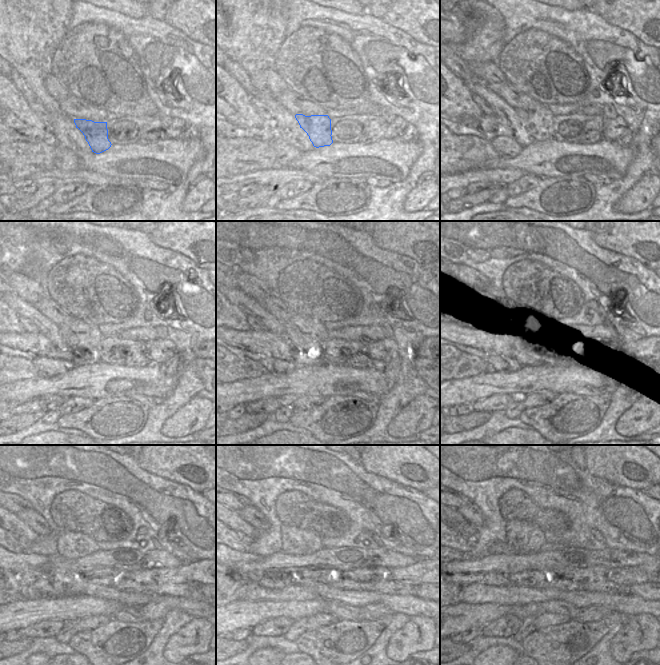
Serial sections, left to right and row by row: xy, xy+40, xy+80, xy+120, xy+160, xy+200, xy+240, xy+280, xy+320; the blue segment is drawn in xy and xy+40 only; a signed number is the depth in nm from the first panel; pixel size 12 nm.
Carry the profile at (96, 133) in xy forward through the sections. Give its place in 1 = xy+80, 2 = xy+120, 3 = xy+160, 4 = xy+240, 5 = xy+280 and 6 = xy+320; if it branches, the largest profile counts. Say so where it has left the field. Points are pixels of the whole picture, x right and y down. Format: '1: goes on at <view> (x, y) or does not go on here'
1: goes on at xy+80 (538, 119)
2: goes on at xy+120 (85, 339)
3: goes on at xy+160 (305, 335)
4: goes on at xy+240 (71, 545)
5: goes on at xy+280 (294, 541)
6: goes on at xy+320 (524, 537)

